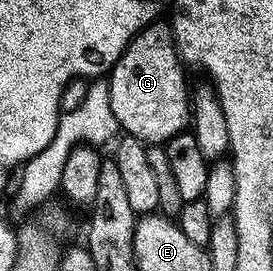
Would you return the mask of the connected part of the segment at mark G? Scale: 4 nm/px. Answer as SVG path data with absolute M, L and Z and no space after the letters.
M154 22L138 32L107 76L111 110L120 124L120 131L145 141L149 146L160 145L173 136L184 133L191 124L191 92L188 87L185 89L185 72L181 69L182 57L177 50L172 27L168 23L161 23Z

